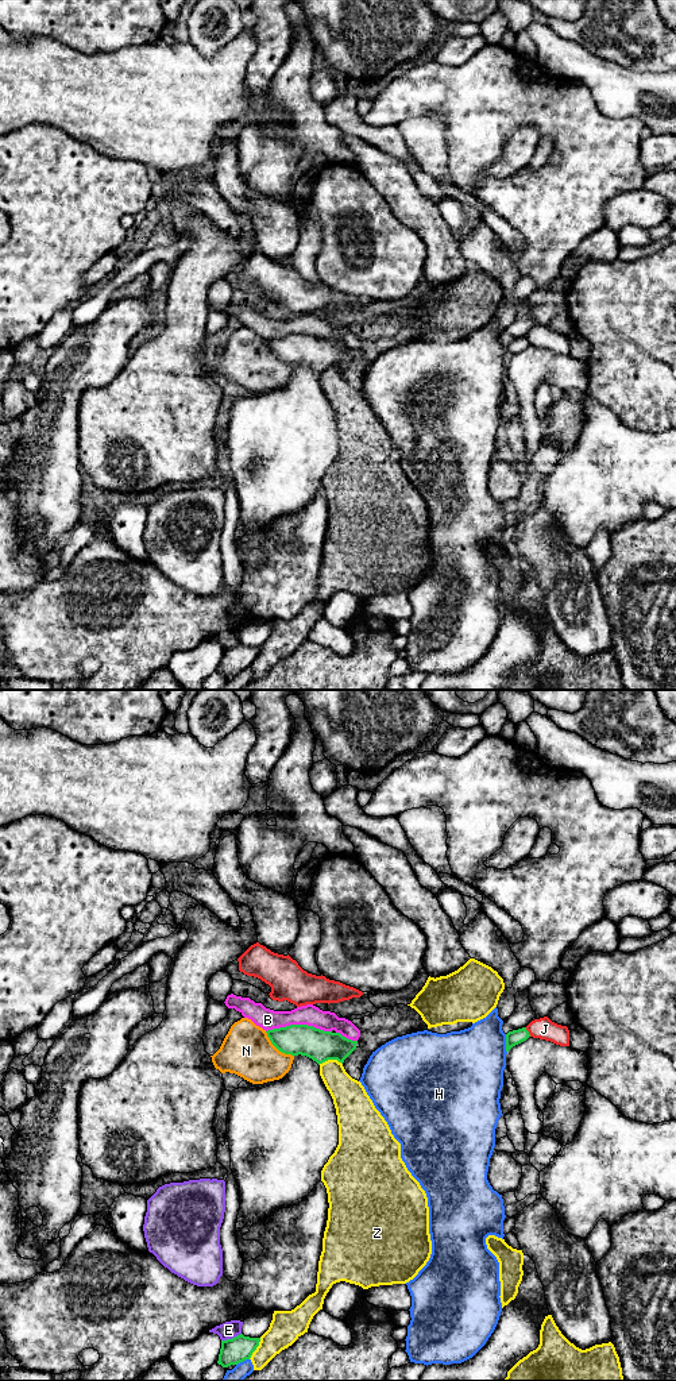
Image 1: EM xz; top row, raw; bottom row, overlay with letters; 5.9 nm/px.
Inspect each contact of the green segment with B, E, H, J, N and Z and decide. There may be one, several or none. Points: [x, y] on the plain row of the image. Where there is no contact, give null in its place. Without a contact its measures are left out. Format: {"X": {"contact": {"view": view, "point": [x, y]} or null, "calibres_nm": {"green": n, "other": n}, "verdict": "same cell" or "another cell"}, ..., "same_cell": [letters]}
{"B": {"contact": {"view": "xz", "point": [298, 334]}, "calibres_nm": {"green": 190, "other": 120}, "verdict": "another cell"}, "E": {"contact": {"view": "xz", "point": [232, 647]}, "calibres_nm": {"green": 150, "other": 110}, "verdict": "another cell"}, "H": {"contact": {"view": "xz", "point": [506, 353]}, "calibres_nm": {"green": 90, "other": 400}, "verdict": "another cell"}, "J": {"contact": {"view": "xz", "point": [528, 340]}, "calibres_nm": {"green": 90, "other": 130}, "verdict": "another cell"}, "N": {"contact": {"view": "xz", "point": [277, 357]}, "calibres_nm": {"green": 190, "other": 300}, "verdict": "another cell"}, "Z": {"contact": {"view": "xz", "point": [329, 367]}, "calibres_nm": {"green": 190, "other": 200}, "verdict": "another cell"}, "same_cell": []}

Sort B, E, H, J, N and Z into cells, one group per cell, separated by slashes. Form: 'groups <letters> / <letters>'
groups B / E / H / J / N / Z

